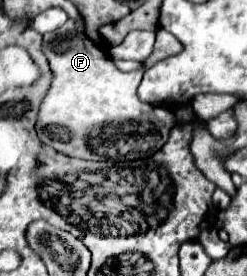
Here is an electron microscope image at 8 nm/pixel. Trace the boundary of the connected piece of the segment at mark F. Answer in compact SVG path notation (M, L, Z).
M69 25L45 33L41 49L51 65L53 79L51 79L51 89L47 91L47 95L39 105L35 131L39 135L39 141L51 145L55 151L79 159L107 161L111 159L109 155L99 155L89 149L89 131L93 127L99 127L103 123L147 121L159 127L159 135L169 135L171 129L179 125L179 119L171 109L155 109L151 105L141 103L137 97L137 87L145 71L158 61L174 56L183 49L178 39L164 29L157 30L154 50L144 61L143 66L129 73L119 71L103 49L99 49L87 35L79 35L75 27Z

